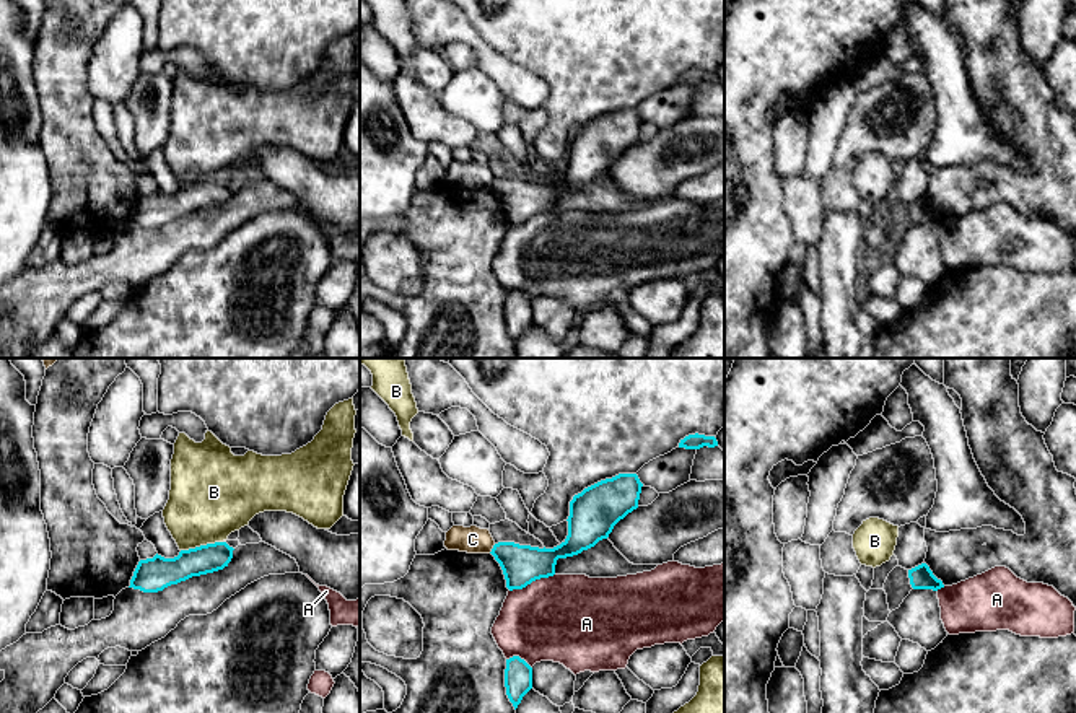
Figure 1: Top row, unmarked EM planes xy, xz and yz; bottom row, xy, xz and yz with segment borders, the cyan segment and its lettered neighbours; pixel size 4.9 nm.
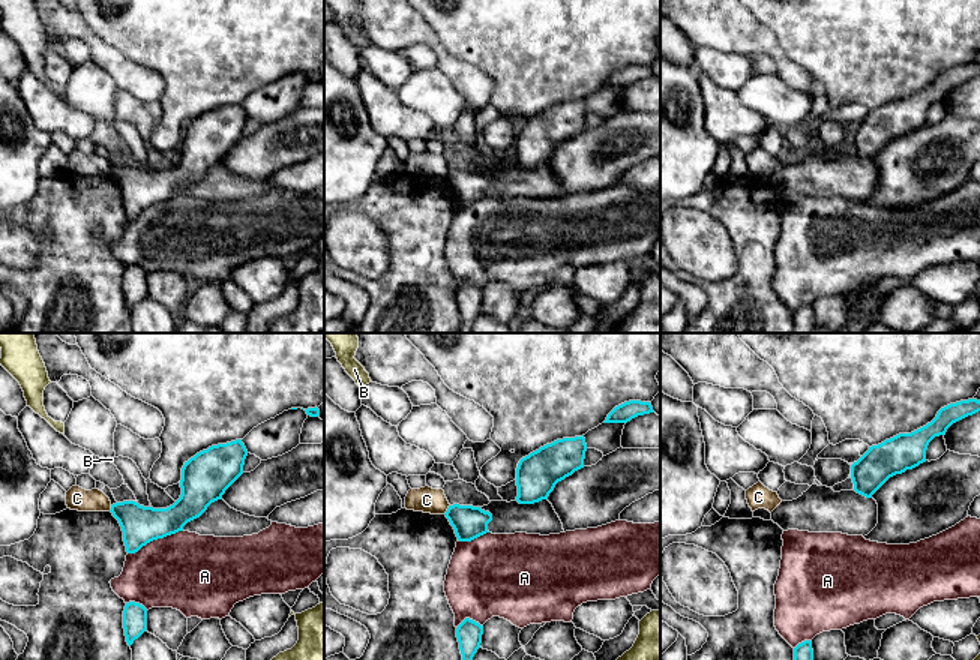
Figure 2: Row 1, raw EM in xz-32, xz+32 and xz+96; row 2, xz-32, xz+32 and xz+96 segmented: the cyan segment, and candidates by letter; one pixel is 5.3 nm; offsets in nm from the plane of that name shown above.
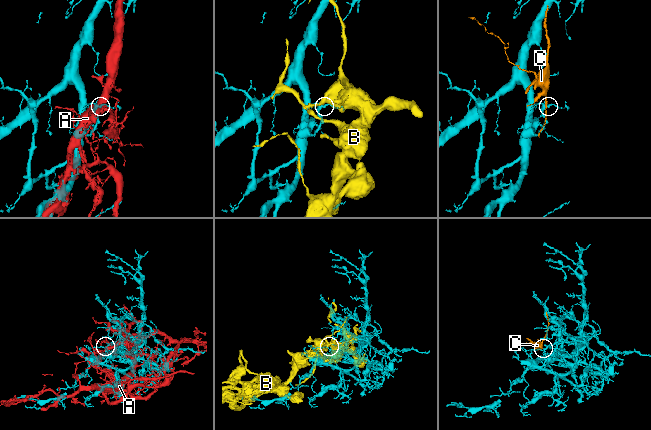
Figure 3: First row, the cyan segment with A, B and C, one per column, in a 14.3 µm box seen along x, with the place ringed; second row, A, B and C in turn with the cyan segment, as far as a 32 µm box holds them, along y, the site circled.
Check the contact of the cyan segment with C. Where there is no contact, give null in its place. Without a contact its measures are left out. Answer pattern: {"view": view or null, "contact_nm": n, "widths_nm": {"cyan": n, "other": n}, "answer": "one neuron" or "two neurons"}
{"view": "xz", "contact_nm": 60, "widths_nm": {"cyan": 200, "other": 130}, "answer": "two neurons"}

